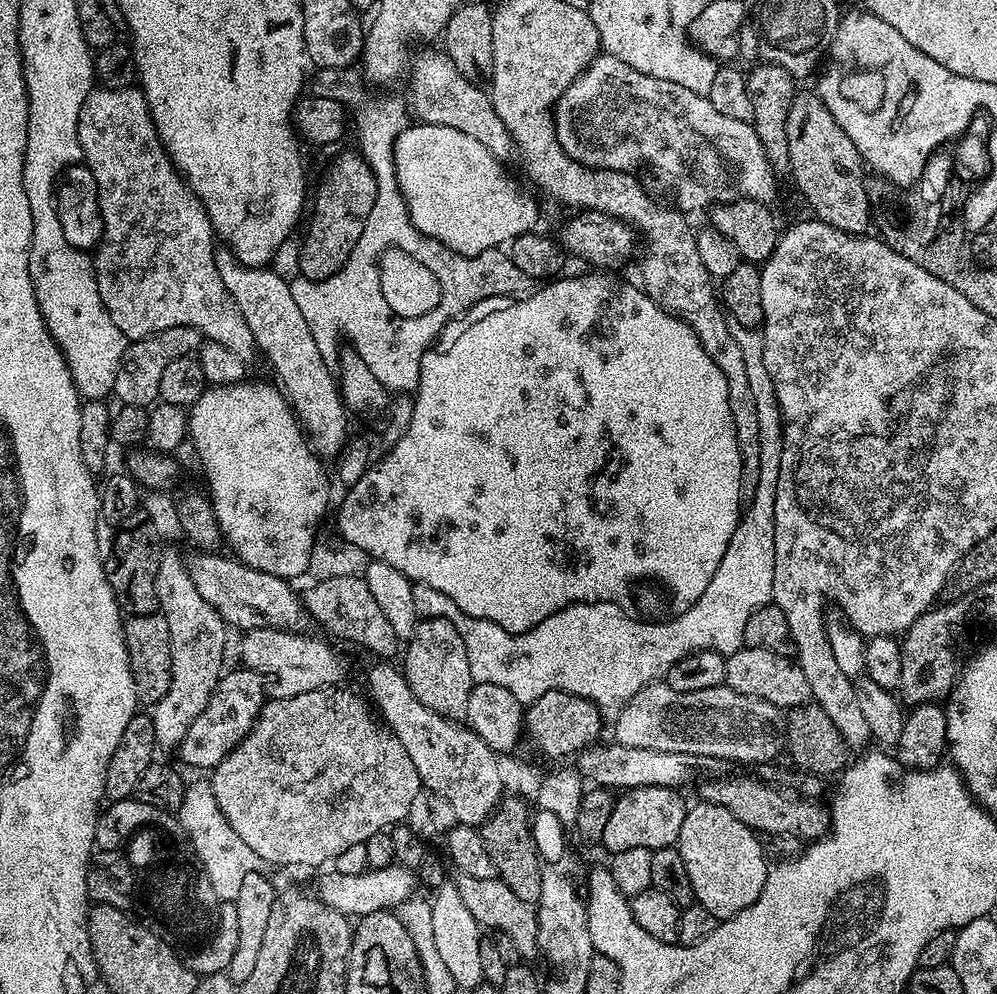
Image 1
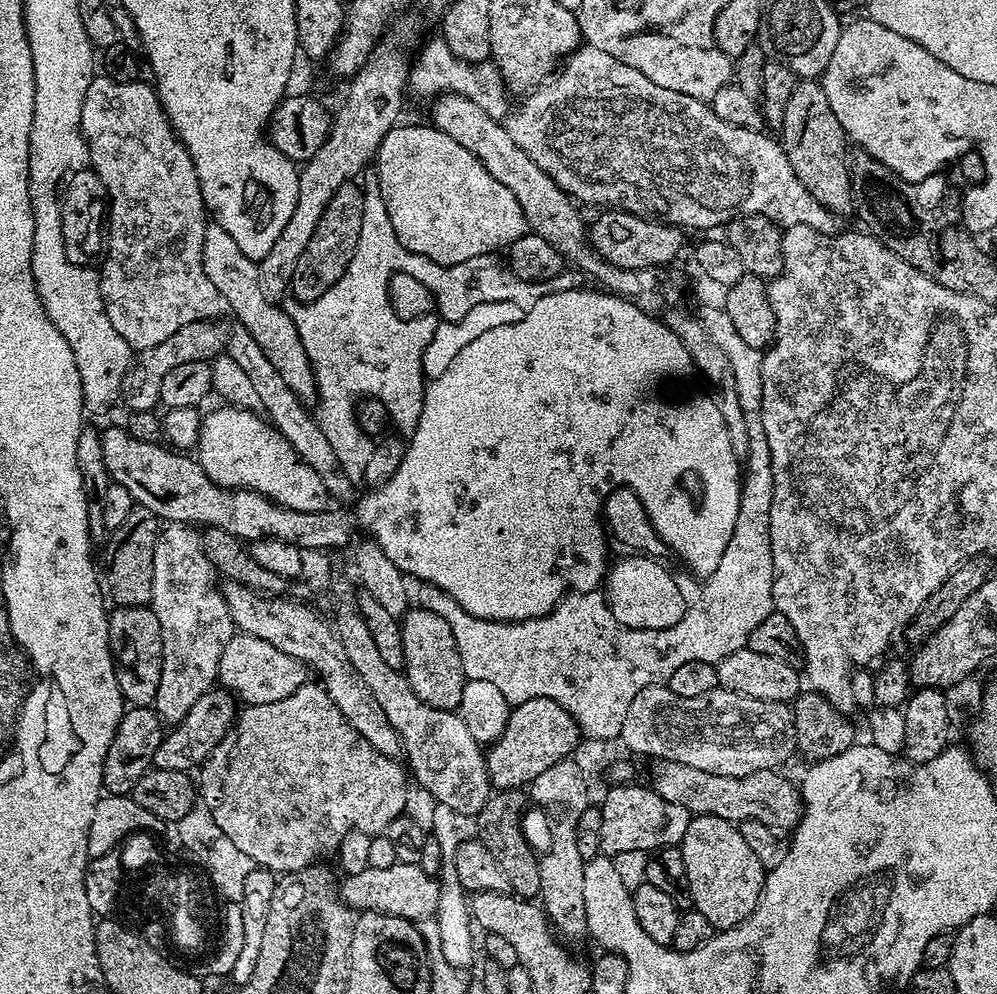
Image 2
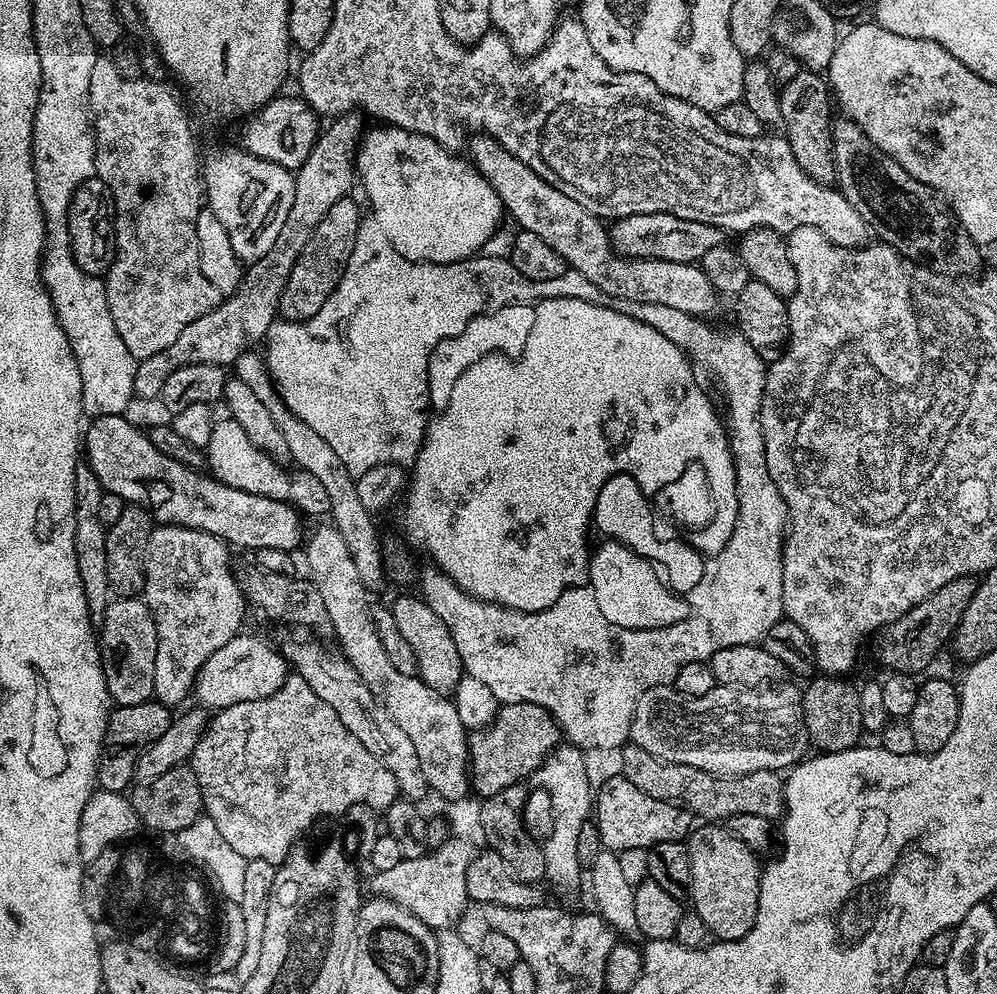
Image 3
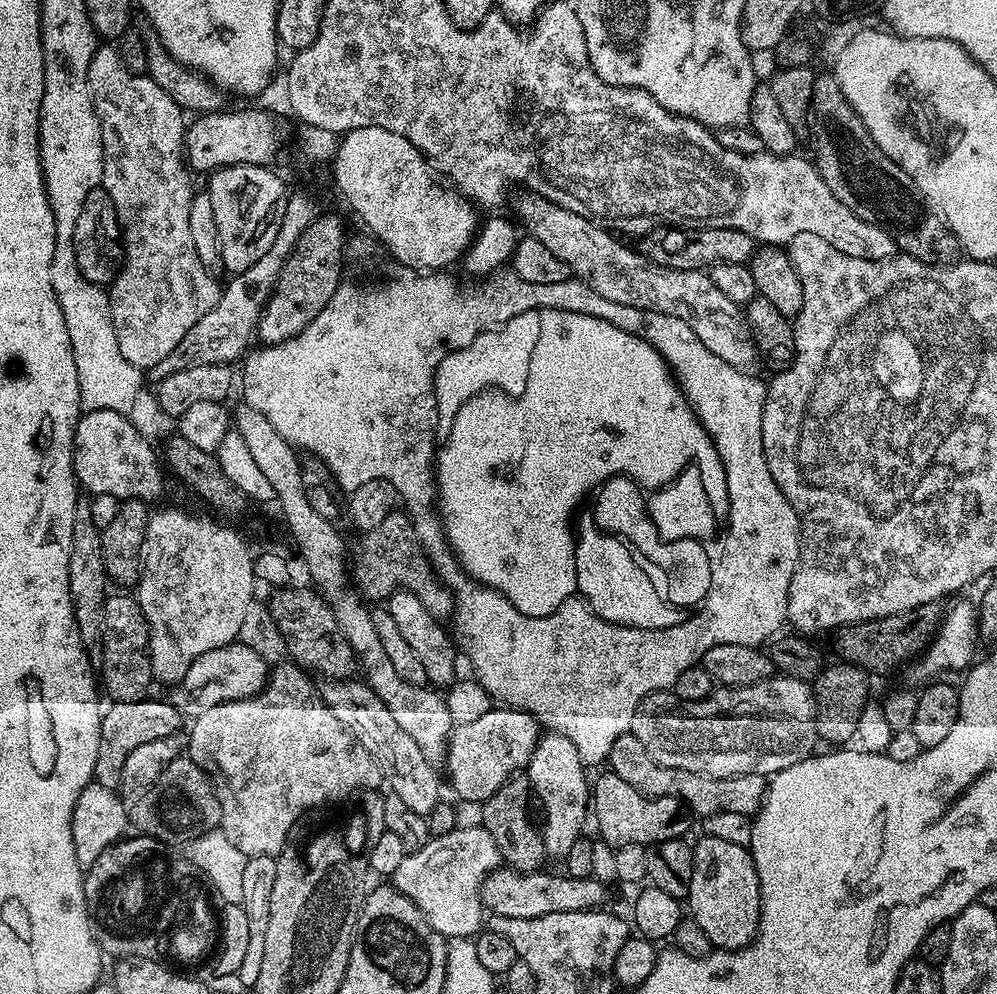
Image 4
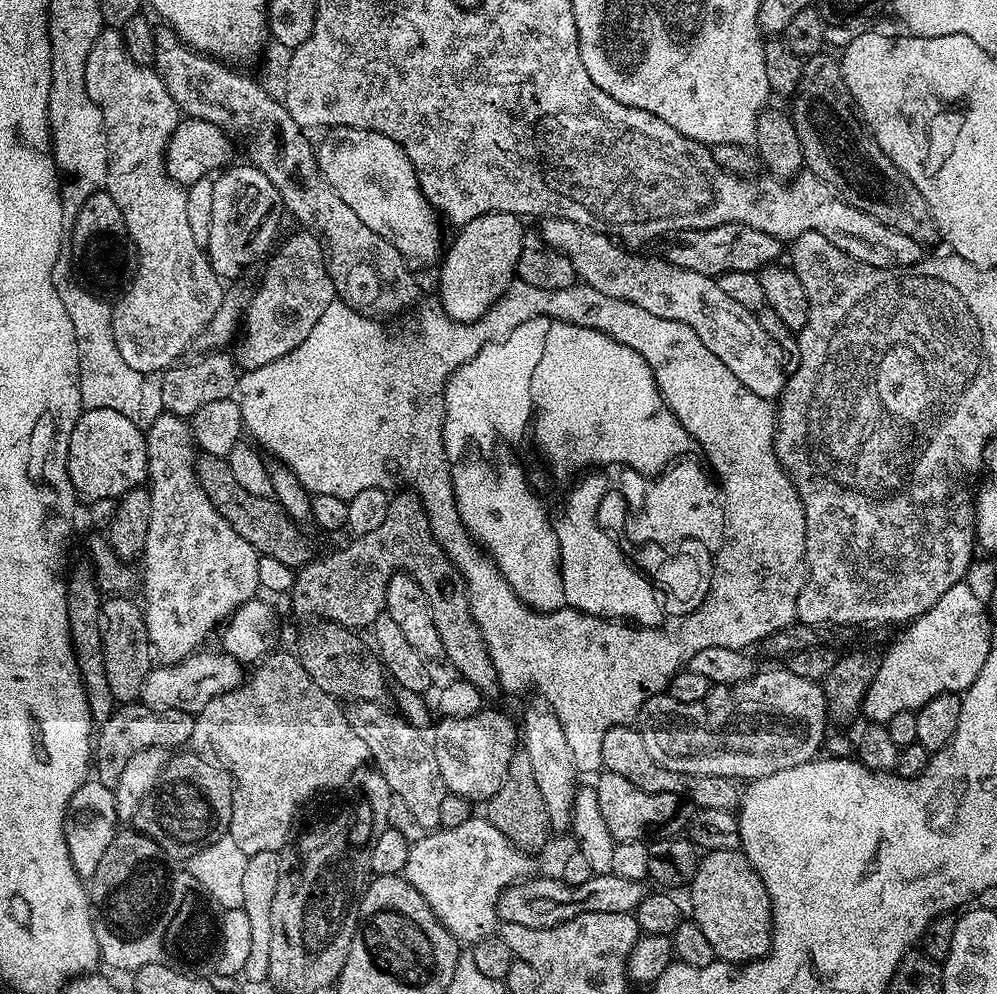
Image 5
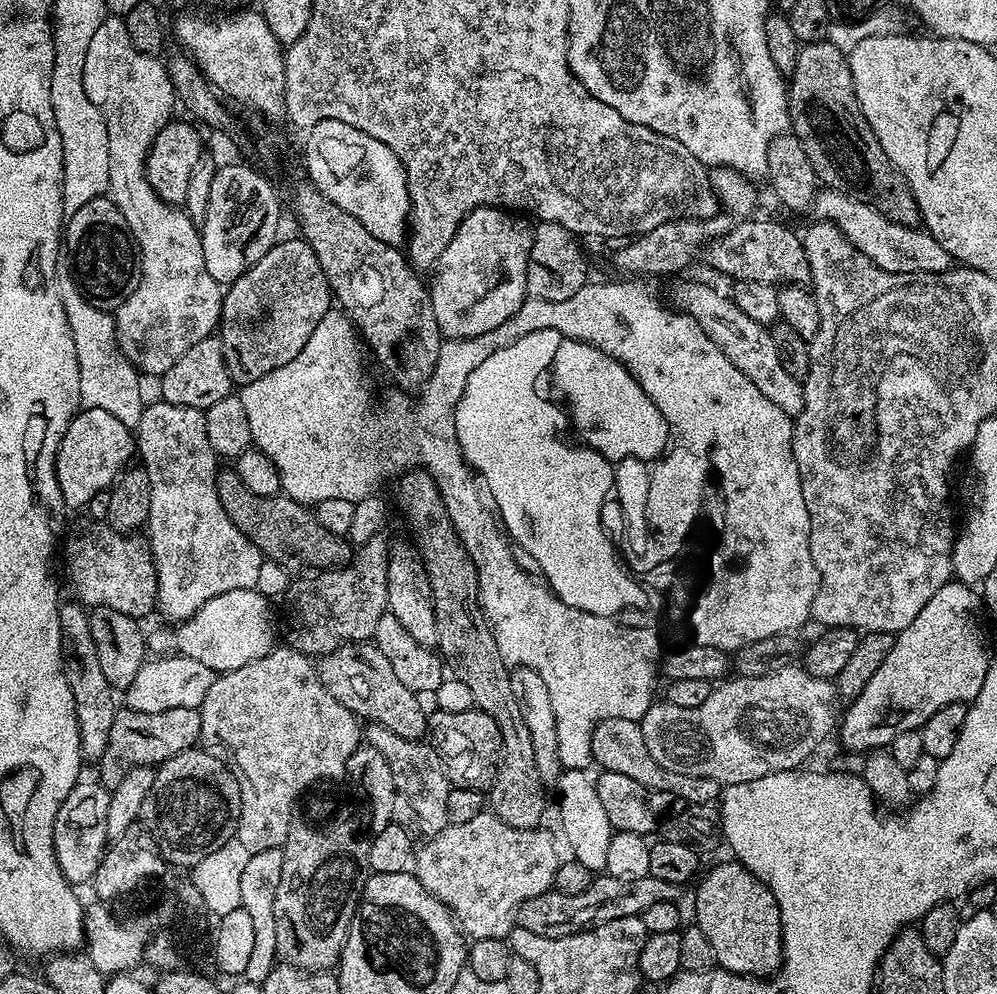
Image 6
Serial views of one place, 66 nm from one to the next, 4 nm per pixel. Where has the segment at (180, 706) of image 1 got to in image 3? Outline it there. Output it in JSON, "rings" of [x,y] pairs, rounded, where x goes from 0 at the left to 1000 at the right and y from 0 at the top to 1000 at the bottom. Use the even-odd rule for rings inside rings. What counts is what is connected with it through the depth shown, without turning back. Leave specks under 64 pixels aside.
{"rings":[[[180,527],[153,530],[148,542],[148,553],[144,561],[144,595],[142,603],[148,609],[158,634],[158,658],[154,662],[154,700],[161,708],[176,710],[194,699],[197,679],[205,667],[231,642],[241,635],[245,624],[247,605],[241,587],[237,585],[235,566],[230,548],[218,539],[203,533],[182,531]]]}

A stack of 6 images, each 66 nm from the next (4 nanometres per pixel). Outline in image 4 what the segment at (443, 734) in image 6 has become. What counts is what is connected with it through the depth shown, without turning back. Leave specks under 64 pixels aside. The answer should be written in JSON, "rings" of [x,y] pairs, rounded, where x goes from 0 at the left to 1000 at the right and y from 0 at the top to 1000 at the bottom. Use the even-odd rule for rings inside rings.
{"rings":[[[494,710],[483,722],[476,726],[458,728],[454,731],[453,739],[449,741],[449,763],[447,774],[449,781],[453,784],[453,793],[465,805],[470,805],[476,811],[484,810],[485,806],[492,803],[509,785],[514,784],[523,775],[529,774],[532,763],[538,754],[538,746],[544,739],[544,729],[531,716],[524,713]]]}

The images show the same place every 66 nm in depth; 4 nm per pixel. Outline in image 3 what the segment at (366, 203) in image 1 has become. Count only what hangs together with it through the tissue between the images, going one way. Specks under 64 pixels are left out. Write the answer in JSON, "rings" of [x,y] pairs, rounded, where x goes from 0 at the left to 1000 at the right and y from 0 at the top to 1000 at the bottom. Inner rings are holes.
{"rings":[[[346,199],[340,201],[335,207],[331,207],[331,211],[325,216],[323,223],[319,223],[311,243],[307,243],[303,256],[299,256],[299,264],[295,264],[295,272],[291,272],[287,292],[283,292],[280,317],[286,323],[300,324],[310,322],[312,318],[319,316],[319,312],[323,312],[327,300],[331,300],[331,296],[339,288],[339,284],[347,272],[347,264],[351,264],[351,256],[355,256],[355,243],[359,239],[362,220],[363,212],[361,213],[360,207],[353,202],[353,199]]]}

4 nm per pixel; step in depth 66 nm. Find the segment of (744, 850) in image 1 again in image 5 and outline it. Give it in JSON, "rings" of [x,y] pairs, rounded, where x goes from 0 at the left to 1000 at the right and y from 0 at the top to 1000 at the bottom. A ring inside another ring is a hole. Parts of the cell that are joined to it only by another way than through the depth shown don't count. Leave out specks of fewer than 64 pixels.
{"rings":[[[725,853],[715,857],[706,857],[698,870],[692,896],[694,896],[693,925],[698,927],[704,940],[708,940],[712,952],[716,952],[718,965],[731,966],[733,970],[751,970],[754,966],[762,966],[774,955],[772,899],[768,899],[768,891],[764,883],[760,883],[756,871],[746,862],[745,856]]]}

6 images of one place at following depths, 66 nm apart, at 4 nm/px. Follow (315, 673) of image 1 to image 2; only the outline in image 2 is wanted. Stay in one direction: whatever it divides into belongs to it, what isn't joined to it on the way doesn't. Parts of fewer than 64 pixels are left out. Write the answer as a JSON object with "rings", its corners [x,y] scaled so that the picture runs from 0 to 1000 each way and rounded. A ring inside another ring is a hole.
{"rings":[[[234,638],[231,646],[223,654],[219,684],[246,709],[283,706],[283,702],[291,702],[295,694],[310,687],[311,673],[299,662],[284,657],[283,654],[279,654],[279,650],[273,650],[263,642]]]}

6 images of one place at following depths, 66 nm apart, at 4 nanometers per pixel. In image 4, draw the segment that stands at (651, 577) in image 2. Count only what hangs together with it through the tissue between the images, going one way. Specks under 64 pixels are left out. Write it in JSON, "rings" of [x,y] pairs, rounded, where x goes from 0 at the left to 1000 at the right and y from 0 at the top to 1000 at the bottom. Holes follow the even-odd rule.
{"rings":[[[591,529],[586,536],[581,536],[578,548],[578,596],[586,599],[590,603],[587,604],[589,611],[606,624],[644,634],[664,634],[687,624],[687,613],[667,603],[667,597],[662,592],[658,593],[649,573],[626,543],[610,538],[597,529]]]}

